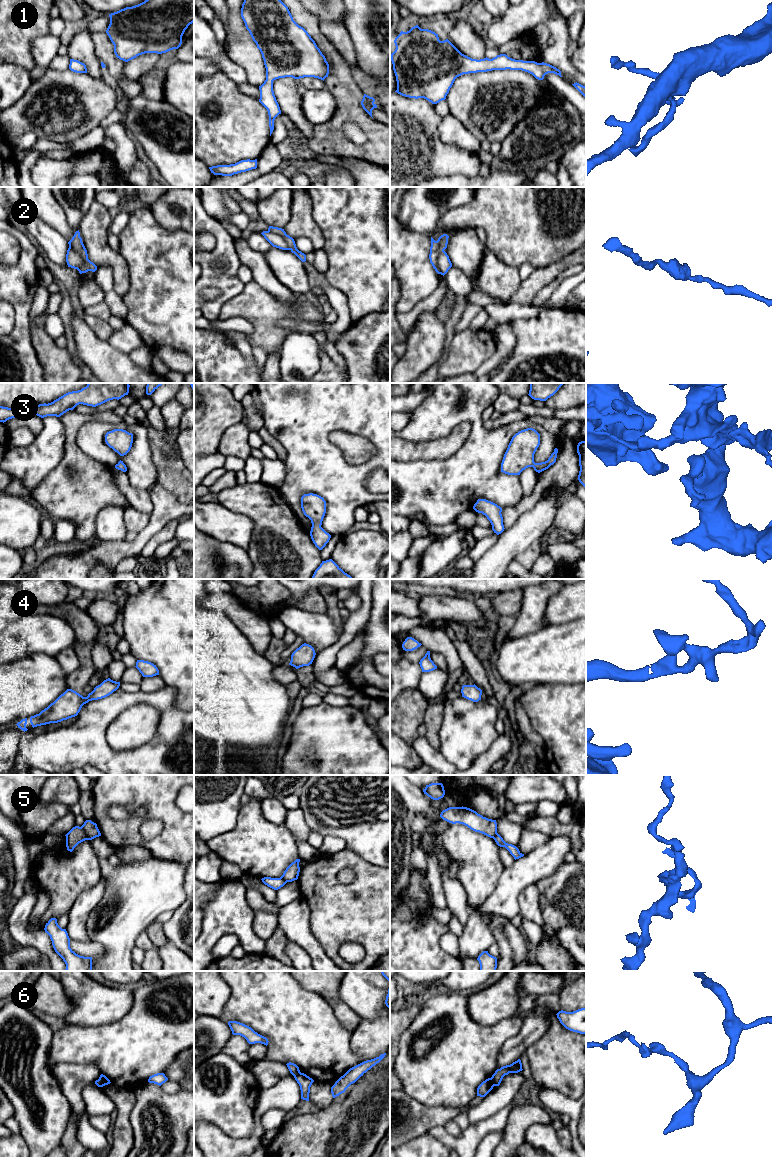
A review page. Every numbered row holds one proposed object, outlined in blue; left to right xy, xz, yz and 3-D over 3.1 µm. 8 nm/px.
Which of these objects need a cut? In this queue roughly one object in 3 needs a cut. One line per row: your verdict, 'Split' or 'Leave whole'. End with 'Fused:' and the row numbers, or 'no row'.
1: Leave whole
2: Leave whole
3: Leave whole
4: Leave whole
5: Split
6: Split
Fused: 5, 6

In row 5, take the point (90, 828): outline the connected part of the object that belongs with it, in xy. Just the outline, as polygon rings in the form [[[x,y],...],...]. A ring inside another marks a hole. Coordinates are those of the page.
[[[86,820],[81,827],[85,831],[86,835],[89,837],[90,840],[101,836],[97,824],[92,822],[91,820]]]

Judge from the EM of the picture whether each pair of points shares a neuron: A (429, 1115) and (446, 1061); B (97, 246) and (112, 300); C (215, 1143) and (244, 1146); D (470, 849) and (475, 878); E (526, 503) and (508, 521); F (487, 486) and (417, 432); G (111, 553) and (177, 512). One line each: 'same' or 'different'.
A: different
B: different
C: same
D: same
E: same
F: same
G: same

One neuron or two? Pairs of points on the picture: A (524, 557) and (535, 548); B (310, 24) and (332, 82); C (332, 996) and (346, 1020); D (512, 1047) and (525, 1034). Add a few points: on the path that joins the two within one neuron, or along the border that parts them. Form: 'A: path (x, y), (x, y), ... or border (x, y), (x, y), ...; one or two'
A: path (527, 556), (532, 551); one
B: path (319, 38), (335, 60), (335, 68); one
C: border (339, 999), (331, 1004); two
D: path (515, 1044), (522, 1037); one

